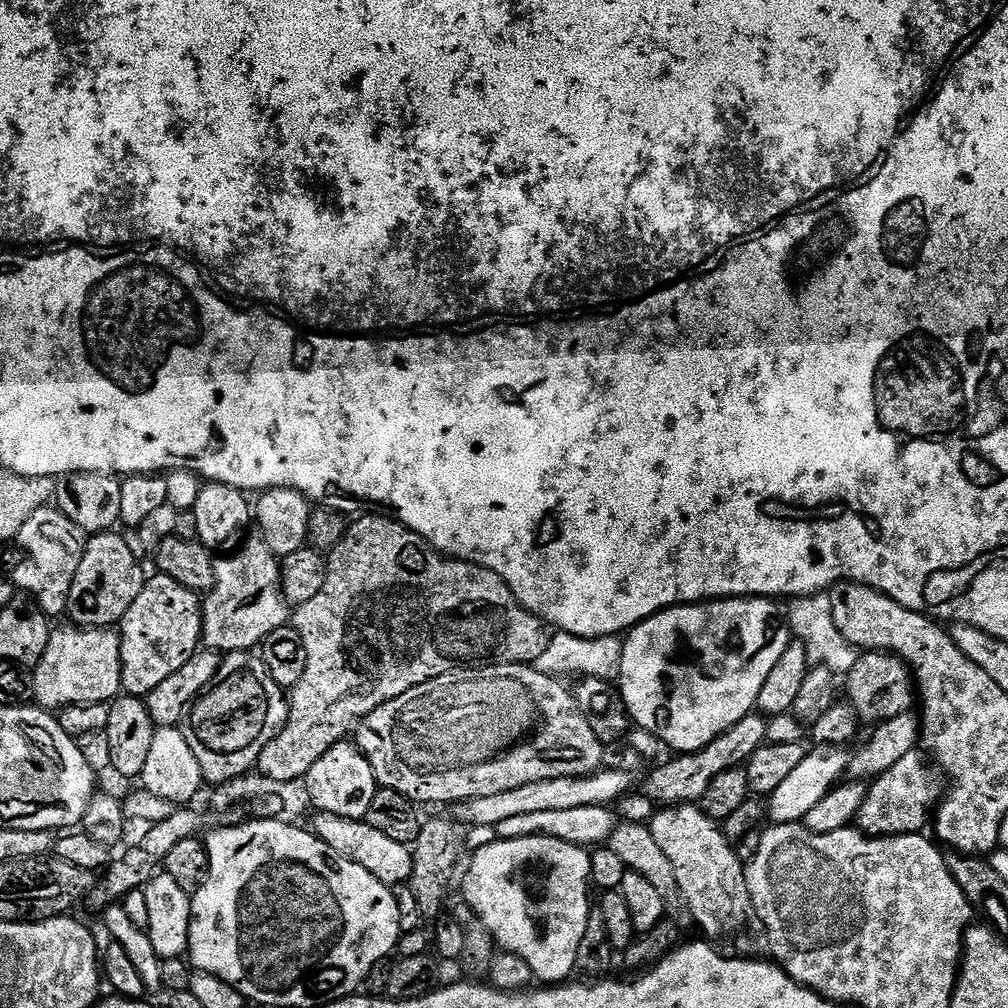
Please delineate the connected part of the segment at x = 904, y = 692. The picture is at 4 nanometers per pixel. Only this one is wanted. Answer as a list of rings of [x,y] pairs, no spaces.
[[[864,652],[857,655],[854,670],[848,672],[842,688],[848,691],[847,703],[852,705],[865,725],[880,725],[914,708],[913,673],[909,672],[908,665],[899,656],[893,656],[890,652]]]

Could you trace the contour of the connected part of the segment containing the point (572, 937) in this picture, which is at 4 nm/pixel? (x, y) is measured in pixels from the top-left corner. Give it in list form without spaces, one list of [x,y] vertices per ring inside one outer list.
[[[527,836],[513,840],[493,839],[492,844],[480,848],[468,873],[464,876],[462,899],[482,918],[486,930],[503,951],[518,954],[526,966],[530,966],[533,977],[548,986],[556,986],[576,972],[578,946],[582,934],[586,934],[586,922],[590,911],[588,888],[590,889],[590,852],[587,847],[562,842],[553,836]]]

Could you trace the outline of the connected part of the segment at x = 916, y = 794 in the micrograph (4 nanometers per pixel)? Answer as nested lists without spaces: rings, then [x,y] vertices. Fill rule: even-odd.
[[[915,750],[871,781],[854,824],[864,835],[873,838],[914,836],[923,833],[927,824],[929,827],[930,817],[941,799],[942,780],[937,769],[929,763],[923,751]]]

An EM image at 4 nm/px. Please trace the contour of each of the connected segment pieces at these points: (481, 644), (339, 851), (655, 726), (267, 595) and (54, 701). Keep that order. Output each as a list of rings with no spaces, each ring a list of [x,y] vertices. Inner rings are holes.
[[[368,514],[361,520],[352,520],[348,526],[348,532],[344,536],[344,541],[327,557],[326,563],[328,573],[326,582],[310,602],[299,605],[294,612],[294,627],[296,633],[302,638],[306,646],[306,674],[298,678],[298,682],[290,690],[290,703],[288,705],[288,720],[284,723],[284,728],[273,740],[262,750],[258,758],[255,771],[261,772],[268,780],[273,780],[276,784],[288,784],[291,780],[303,781],[307,776],[310,766],[330,750],[330,746],[341,743],[344,736],[353,731],[354,725],[369,716],[378,706],[382,706],[388,700],[398,698],[406,694],[406,690],[414,690],[414,686],[430,682],[447,672],[454,672],[458,668],[469,666],[487,666],[489,664],[526,664],[532,666],[536,659],[540,658],[542,652],[546,650],[550,632],[544,621],[539,620],[533,612],[527,612],[510,590],[510,586],[498,574],[494,574],[490,569],[484,568],[480,564],[470,564],[467,560],[449,558],[436,551],[427,540],[422,539],[418,534],[414,534],[406,525],[388,514]]]
[[[325,812],[313,815],[311,831],[317,838],[326,842],[330,850],[338,856],[344,856],[350,862],[362,866],[362,870],[370,870],[374,878],[378,878],[389,886],[396,884],[407,885],[412,878],[412,849],[402,842],[394,842],[394,838],[386,838],[386,834],[374,830],[364,820],[351,820],[350,818],[338,818]]]
[[[717,598],[711,602],[697,602],[695,604],[682,604],[675,608],[665,608],[662,612],[656,612],[648,619],[640,621],[635,628],[627,633],[623,641],[621,650],[621,664],[618,675],[618,691],[624,700],[624,705],[628,707],[628,714],[631,723],[636,728],[645,728],[650,734],[659,738],[661,745],[673,748],[673,753],[683,754],[685,752],[697,752],[706,747],[714,738],[726,734],[742,718],[753,715],[758,693],[762,691],[766,677],[770,675],[770,670],[778,663],[778,658],[786,651],[786,646],[790,643],[790,629],[786,623],[785,613],[779,608],[777,601],[772,598]]]
[[[253,538],[244,552],[252,561],[249,564],[228,564],[217,567],[216,584],[207,593],[202,604],[204,613],[205,649],[221,654],[244,652],[247,648],[263,645],[264,639],[276,628],[285,627],[290,620],[289,605],[280,593],[280,564],[273,559],[272,551],[264,541]]]
[[[53,627],[46,654],[32,672],[34,700],[45,710],[94,702],[108,704],[121,695],[120,634],[112,628]]]

